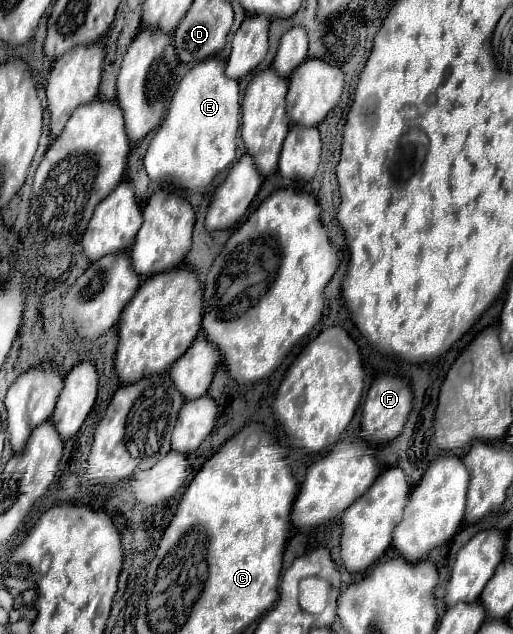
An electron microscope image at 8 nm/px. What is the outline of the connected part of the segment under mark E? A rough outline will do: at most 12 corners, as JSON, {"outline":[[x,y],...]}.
{"outline":[[209,57],[179,83],[143,165],[205,191],[235,159],[239,87]]}

